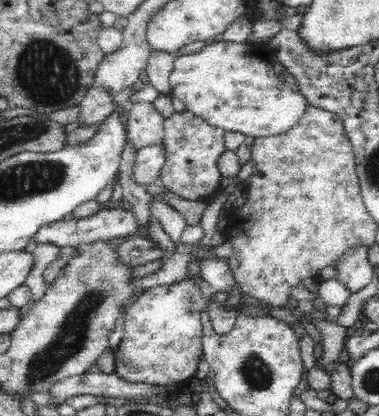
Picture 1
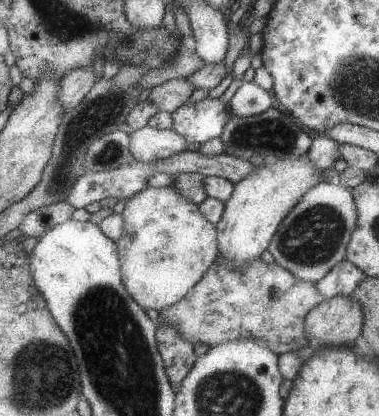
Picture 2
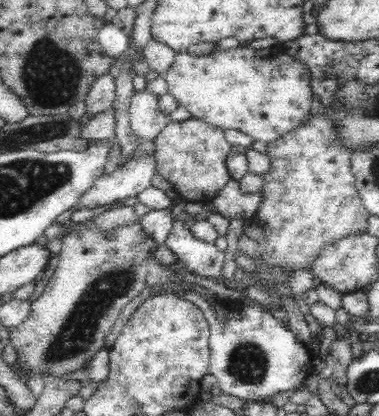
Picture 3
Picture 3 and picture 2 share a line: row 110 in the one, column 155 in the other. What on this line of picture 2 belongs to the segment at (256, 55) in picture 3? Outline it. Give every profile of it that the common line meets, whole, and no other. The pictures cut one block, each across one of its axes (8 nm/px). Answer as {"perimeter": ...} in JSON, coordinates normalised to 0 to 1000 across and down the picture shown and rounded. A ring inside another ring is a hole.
{"perimeter":[[[456,447],[377,452],[335,481],[319,519],[330,524],[330,563],[309,577],[309,591],[325,678],[377,745],[430,750],[478,726],[578,620],[573,543],[536,519],[530,495],[472,466]]]}

